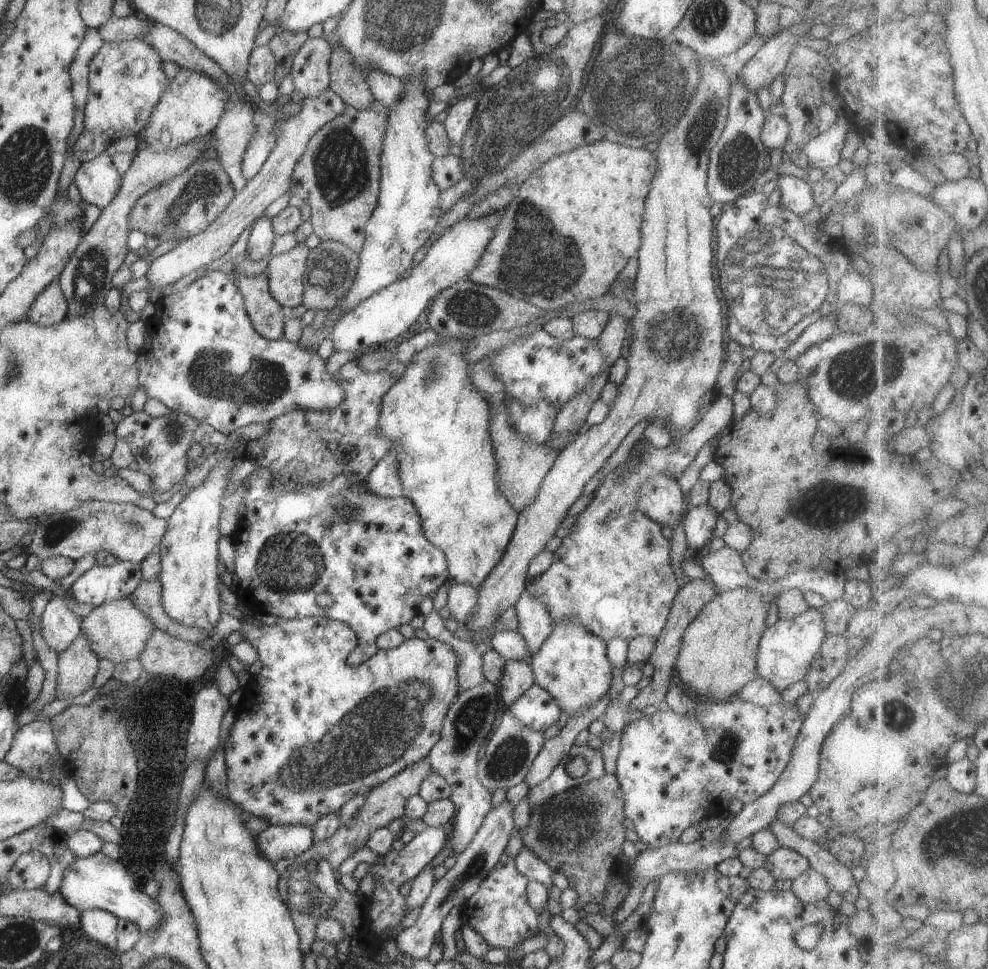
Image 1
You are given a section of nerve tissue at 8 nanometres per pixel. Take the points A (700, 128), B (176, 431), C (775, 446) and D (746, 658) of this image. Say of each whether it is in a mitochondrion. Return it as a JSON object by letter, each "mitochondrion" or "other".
{"A":"mitochondrion","B":"mitochondrion","C":"other","D":"other"}

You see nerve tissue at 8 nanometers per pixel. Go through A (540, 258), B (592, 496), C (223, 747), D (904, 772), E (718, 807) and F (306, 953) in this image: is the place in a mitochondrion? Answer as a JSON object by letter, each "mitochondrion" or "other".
{"A":"mitochondrion","B":"other","C":"other","D":"other","E":"other","F":"other"}

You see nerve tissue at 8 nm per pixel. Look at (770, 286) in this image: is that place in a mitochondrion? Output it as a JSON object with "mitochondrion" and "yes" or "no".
{"mitochondrion":"yes"}

